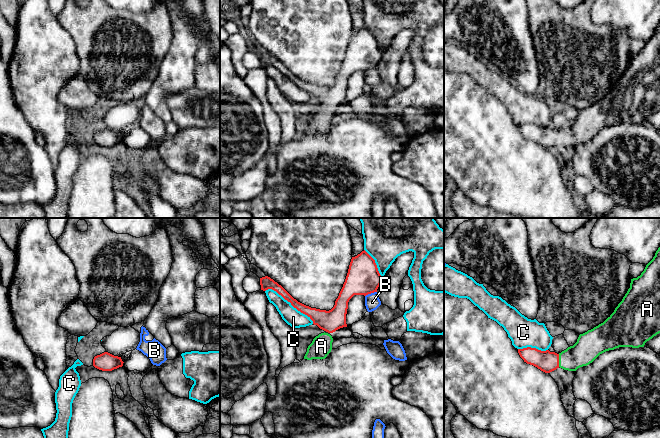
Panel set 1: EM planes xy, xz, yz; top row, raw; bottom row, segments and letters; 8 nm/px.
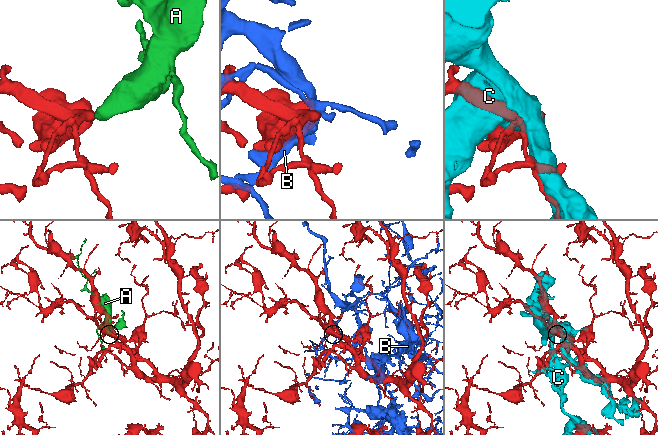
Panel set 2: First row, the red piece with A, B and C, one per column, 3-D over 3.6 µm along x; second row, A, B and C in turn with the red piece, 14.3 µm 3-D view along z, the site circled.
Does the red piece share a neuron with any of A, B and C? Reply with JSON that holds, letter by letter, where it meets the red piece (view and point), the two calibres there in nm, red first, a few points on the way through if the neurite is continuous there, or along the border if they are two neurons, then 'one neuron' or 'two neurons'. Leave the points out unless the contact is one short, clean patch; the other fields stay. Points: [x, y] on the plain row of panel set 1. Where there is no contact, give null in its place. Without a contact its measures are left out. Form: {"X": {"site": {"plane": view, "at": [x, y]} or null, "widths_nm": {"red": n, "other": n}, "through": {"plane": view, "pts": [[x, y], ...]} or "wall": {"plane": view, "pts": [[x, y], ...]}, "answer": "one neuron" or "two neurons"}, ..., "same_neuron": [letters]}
{"A": {"site": {"plane": "yz", "at": [558, 136]}, "widths_nm": {"red": 170, "other": 200}, "through": {"plane": "yz", "pts": [[546, 137], [558, 136], [571, 135], [586, 125]]}, "answer": "one neuron"}, "B": {"site": {"plane": "xz", "at": [370, 69]}, "widths_nm": {"red": 260, "other": 120}, "answer": "two neurons"}, "C": {"site": {"plane": "xz", "at": [290, 78]}, "widths_nm": {"red": 110, "other": 140}, "answer": "two neurons"}, "same_neuron": ["A"]}

